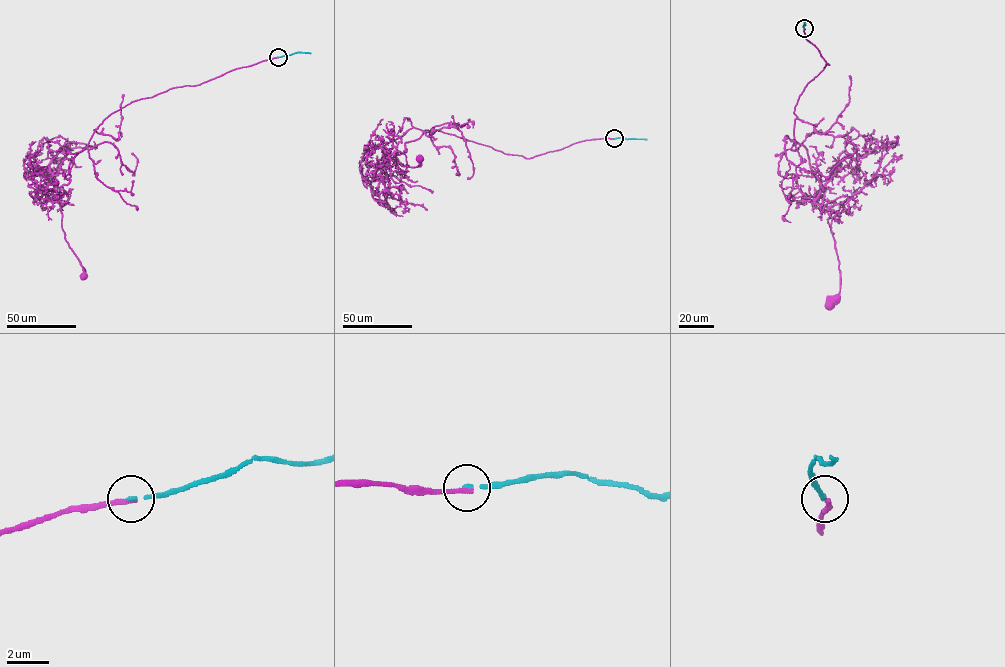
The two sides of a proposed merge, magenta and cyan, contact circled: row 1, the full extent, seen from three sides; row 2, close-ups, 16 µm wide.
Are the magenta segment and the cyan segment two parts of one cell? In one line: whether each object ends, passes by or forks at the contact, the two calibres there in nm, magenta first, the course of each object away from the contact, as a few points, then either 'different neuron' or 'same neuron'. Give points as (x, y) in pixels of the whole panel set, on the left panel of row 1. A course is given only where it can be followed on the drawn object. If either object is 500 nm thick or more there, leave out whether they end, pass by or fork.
magenta ends; cyan ends; calibres 240 and 170 nm; course magenta (278, 57), (132, 101), (103, 121), (70, 162), (58, 201), (83, 277); course cyan (278, 57), (311, 53); different neuron

